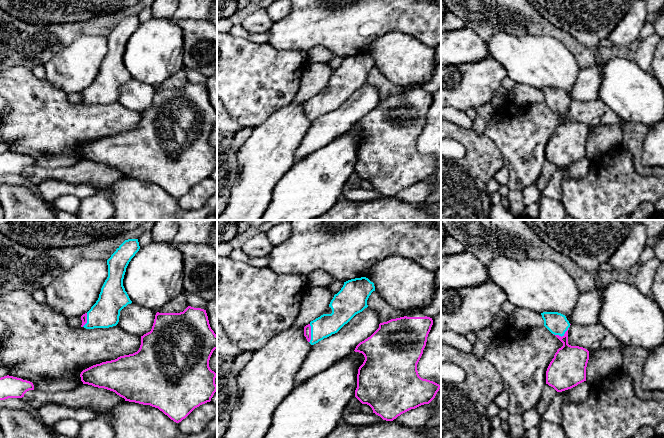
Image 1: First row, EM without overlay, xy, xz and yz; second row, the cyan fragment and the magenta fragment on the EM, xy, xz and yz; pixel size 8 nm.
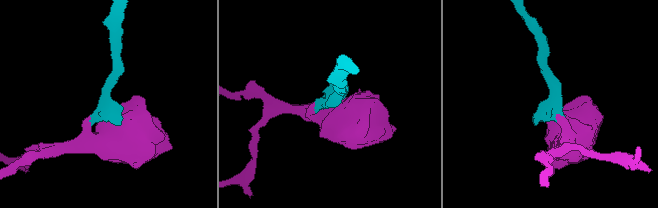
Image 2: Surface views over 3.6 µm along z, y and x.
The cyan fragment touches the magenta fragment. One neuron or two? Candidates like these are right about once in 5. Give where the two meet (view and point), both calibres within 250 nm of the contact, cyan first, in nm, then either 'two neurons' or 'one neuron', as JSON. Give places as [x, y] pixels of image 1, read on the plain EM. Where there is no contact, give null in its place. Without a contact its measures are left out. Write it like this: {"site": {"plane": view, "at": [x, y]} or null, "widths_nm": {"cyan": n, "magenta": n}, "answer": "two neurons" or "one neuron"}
{"site": {"plane": "xz", "at": [311, 109]}, "widths_nm": {"cyan": 180, "magenta": 60}, "answer": "one neuron"}

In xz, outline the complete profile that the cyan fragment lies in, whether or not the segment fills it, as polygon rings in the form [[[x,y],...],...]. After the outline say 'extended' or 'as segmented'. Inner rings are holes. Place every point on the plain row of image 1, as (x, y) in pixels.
[[[366,53],[344,58],[329,80],[332,89],[323,90],[304,103],[307,117],[314,121],[337,109],[356,90],[368,83],[367,76],[373,67],[374,59]]] | extended

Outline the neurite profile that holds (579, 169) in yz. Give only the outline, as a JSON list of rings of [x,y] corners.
[[[584,157],[577,162],[557,168],[547,186],[542,190],[541,195],[552,199],[561,199],[562,182],[565,178],[582,178],[589,170],[590,160]]]

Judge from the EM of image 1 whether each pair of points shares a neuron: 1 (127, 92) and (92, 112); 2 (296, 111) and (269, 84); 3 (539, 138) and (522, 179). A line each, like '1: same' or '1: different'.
1: different
2: different
3: same

